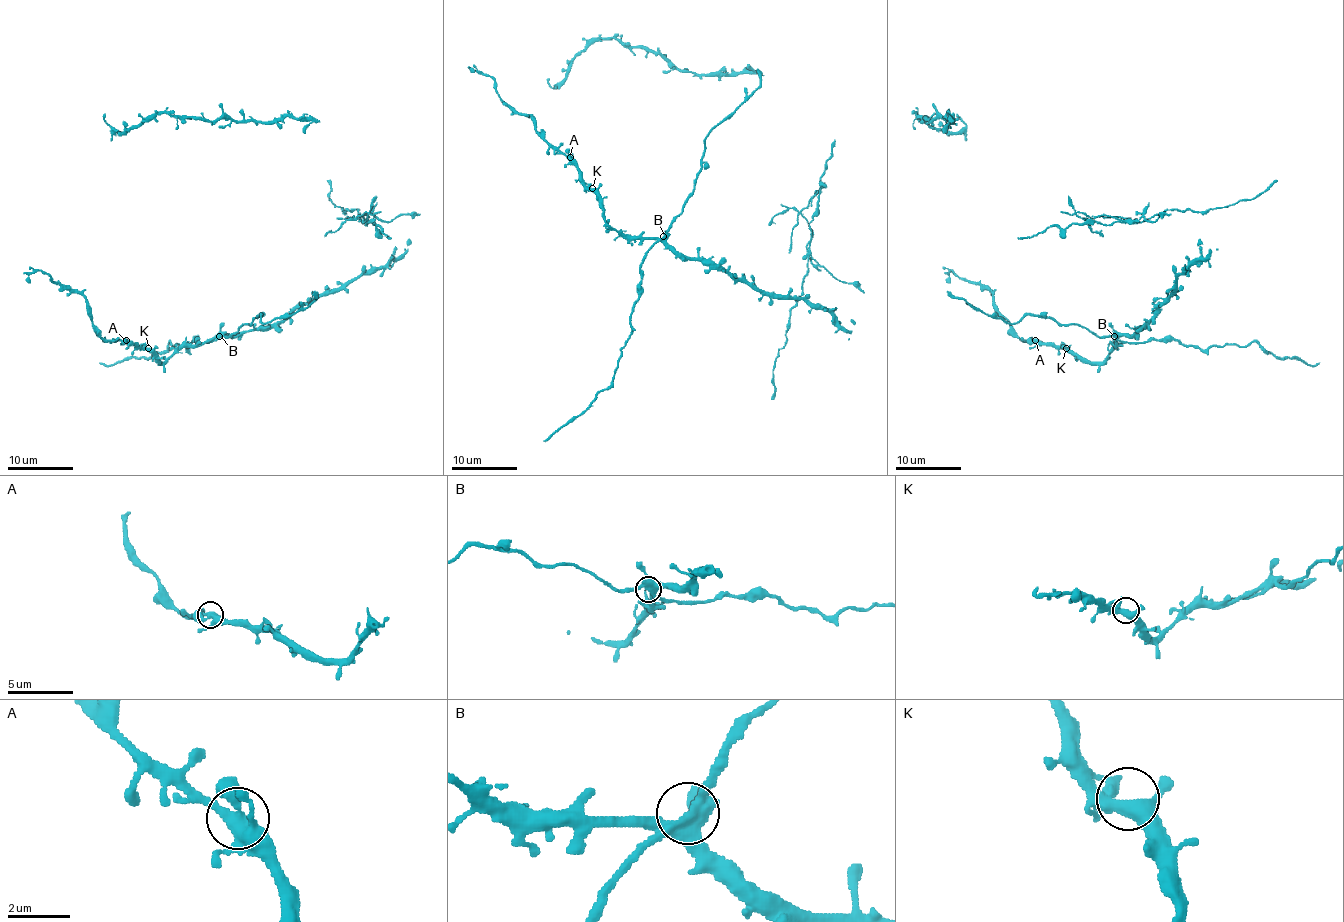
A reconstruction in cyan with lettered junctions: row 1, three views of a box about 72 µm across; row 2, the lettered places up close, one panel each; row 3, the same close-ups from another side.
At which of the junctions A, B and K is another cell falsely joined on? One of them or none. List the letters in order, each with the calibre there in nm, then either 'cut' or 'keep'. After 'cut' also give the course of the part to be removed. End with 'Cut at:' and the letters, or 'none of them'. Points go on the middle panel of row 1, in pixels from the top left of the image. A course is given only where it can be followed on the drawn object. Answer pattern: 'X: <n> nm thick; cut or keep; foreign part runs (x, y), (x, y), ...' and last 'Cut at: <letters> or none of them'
A: 400 nm thick; keep
B: 440 nm thick; cut
K: 400 nm thick; keep
Cut at: B

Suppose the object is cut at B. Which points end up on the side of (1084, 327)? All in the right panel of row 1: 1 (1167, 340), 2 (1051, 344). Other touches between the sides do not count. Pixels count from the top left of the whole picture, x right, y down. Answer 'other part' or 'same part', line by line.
1: same part
2: other part

